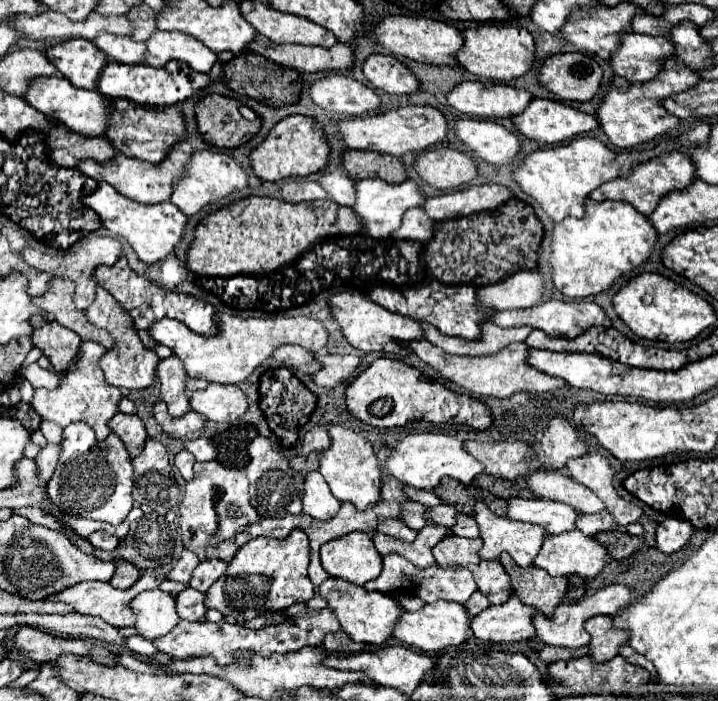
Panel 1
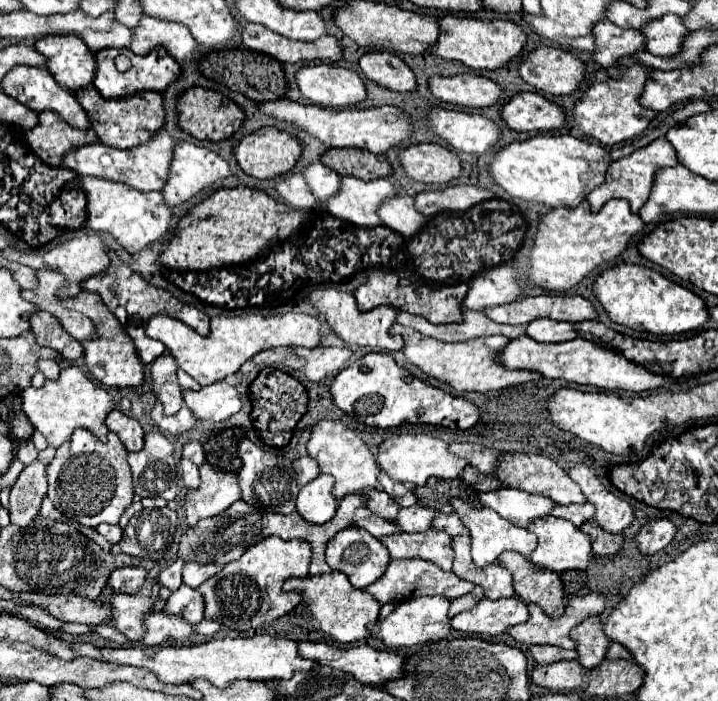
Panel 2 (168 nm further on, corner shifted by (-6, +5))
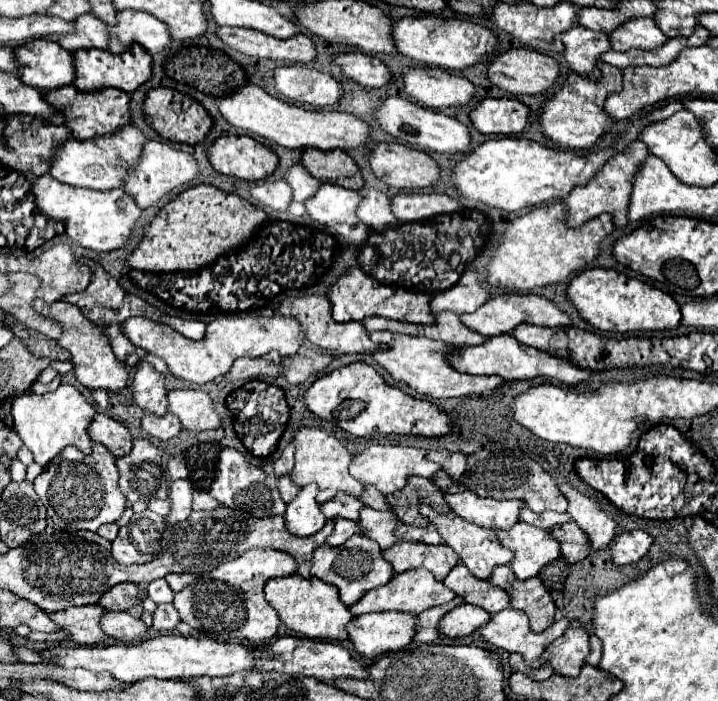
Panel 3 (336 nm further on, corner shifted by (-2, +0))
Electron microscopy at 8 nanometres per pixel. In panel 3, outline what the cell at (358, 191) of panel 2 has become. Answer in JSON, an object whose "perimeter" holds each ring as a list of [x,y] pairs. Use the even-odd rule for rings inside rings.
{"perimeter":[[[321,184],[315,196],[307,200],[305,210],[309,218],[329,234],[337,234],[337,238],[347,244],[361,244],[363,238],[367,238],[369,228],[355,216],[359,200],[361,196],[355,190]]]}

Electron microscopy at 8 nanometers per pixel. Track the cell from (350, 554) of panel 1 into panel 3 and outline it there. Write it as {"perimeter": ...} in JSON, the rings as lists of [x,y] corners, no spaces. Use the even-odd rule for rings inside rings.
{"perimeter":[[[355,534],[343,546],[337,546],[337,548],[319,546],[313,552],[311,576],[321,578],[323,582],[337,586],[341,602],[347,604],[347,608],[349,608],[359,598],[363,598],[363,594],[367,594],[369,590],[385,586],[393,578],[393,566],[381,556],[381,548],[377,546],[377,542],[371,542],[369,538]]]}

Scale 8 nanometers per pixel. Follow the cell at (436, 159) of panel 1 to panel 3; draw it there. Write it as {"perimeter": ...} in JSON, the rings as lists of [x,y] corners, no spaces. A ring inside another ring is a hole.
{"perimeter":[[[379,142],[367,152],[367,162],[377,178],[401,190],[425,188],[439,178],[439,166],[431,156],[403,144]]]}

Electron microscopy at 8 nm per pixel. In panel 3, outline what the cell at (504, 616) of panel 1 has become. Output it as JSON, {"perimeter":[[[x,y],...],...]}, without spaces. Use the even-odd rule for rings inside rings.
{"perimeter":[[[459,604],[439,620],[439,632],[449,638],[469,636],[479,626],[483,626],[487,618],[491,616],[483,608],[473,606],[473,604]]]}

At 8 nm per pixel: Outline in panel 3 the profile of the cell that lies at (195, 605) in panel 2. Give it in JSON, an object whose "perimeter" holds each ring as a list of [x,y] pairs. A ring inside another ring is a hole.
{"perimeter":[[[159,604],[153,612],[153,628],[161,632],[173,632],[175,624],[179,624],[179,616],[173,604]]]}

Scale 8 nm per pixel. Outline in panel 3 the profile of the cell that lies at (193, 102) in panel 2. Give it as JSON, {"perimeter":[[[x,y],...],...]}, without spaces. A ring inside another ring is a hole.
{"perimeter":[[[153,88],[153,90],[149,90],[147,96],[145,96],[145,102],[143,102],[143,112],[145,112],[147,124],[159,136],[163,136],[171,142],[197,144],[207,136],[207,132],[213,126],[211,116],[205,112],[205,108],[199,102],[195,102],[187,94],[181,94],[181,92],[171,90],[171,88]]]}

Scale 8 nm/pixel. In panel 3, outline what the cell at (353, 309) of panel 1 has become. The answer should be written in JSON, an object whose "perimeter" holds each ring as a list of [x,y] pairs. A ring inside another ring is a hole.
{"perimeter":[[[297,296],[297,298],[285,298],[279,304],[279,312],[283,316],[293,316],[299,320],[305,338],[323,348],[323,350],[333,350],[339,354],[353,354],[353,352],[367,352],[367,350],[377,350],[377,346],[369,340],[367,330],[359,322],[335,322],[331,318],[331,302],[325,296]]]}

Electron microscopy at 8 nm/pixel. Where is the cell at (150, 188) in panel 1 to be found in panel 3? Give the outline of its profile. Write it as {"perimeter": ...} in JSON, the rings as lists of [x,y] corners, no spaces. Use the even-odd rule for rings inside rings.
{"perimeter":[[[123,126],[119,134],[111,134],[111,138],[91,138],[91,142],[67,138],[57,150],[53,152],[53,162],[49,174],[57,178],[59,182],[81,186],[81,188],[93,188],[93,190],[111,190],[121,188],[123,178],[127,174],[127,168],[135,164],[135,160],[141,154],[141,148],[145,144],[145,134],[131,126]]]}

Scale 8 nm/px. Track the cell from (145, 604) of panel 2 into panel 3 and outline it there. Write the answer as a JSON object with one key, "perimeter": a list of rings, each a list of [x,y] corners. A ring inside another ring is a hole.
{"perimeter":[[[79,606],[51,612],[49,618],[57,622],[57,626],[69,634],[67,640],[77,644],[107,644],[109,636],[101,630],[99,618],[105,614],[103,608],[95,606]]]}

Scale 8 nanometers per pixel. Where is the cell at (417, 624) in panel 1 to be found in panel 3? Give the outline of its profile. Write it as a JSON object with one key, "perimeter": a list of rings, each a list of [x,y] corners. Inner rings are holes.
{"perimeter":[[[403,612],[363,614],[347,624],[347,632],[355,652],[373,660],[385,652],[405,648],[417,630],[415,622],[413,614]]]}

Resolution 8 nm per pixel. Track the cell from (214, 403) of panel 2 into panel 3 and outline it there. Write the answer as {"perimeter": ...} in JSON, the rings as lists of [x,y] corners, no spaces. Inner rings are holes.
{"perimeter":[[[171,390],[167,394],[169,412],[173,412],[185,430],[201,432],[219,428],[221,418],[213,410],[211,398],[201,390]]]}

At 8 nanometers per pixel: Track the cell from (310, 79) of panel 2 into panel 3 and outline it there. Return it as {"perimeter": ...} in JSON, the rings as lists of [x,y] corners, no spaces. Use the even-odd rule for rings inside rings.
{"perimeter":[[[279,66],[279,68],[275,68],[273,80],[275,80],[275,88],[277,88],[279,94],[283,94],[283,96],[287,96],[291,100],[297,100],[297,102],[311,104],[313,108],[331,106],[341,96],[341,84],[335,78],[331,78],[325,72],[305,68],[305,66]]]}

